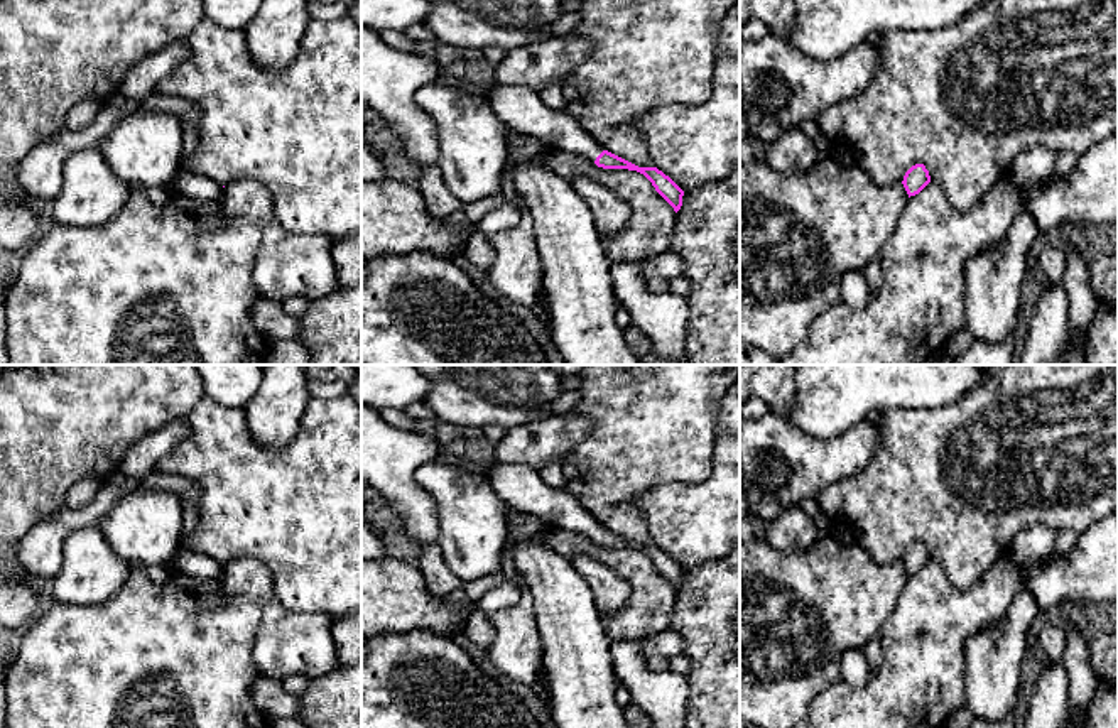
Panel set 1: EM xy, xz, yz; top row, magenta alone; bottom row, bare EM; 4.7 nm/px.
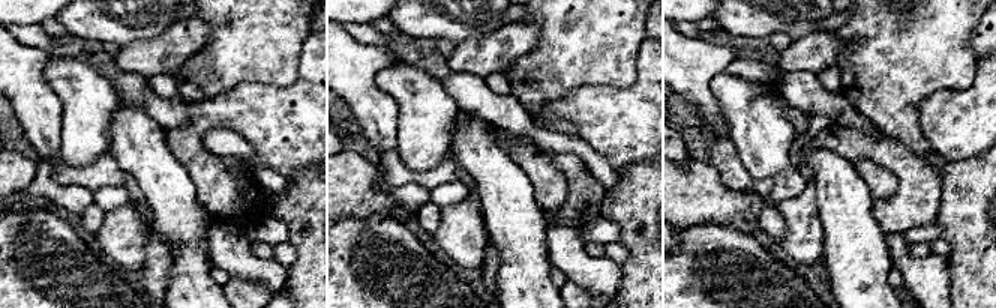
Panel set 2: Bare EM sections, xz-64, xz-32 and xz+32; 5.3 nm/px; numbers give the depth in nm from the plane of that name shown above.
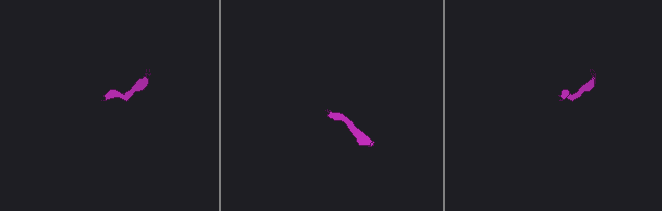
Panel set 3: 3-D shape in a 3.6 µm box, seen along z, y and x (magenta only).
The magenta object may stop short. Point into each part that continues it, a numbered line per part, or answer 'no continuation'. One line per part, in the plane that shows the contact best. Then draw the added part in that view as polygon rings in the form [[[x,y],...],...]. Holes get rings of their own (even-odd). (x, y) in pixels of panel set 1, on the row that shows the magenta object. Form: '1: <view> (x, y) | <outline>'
1: xz (521, 108) | [[[497,86],[488,100],[507,128],[522,137],[540,139],[591,162],[605,150],[569,113],[549,108],[535,90]]]

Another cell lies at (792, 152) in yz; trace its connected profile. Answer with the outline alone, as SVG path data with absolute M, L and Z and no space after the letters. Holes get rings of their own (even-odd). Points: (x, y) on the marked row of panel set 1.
M799 127L782 133L765 147L765 162L780 174L801 174L809 171L821 154L811 137Z

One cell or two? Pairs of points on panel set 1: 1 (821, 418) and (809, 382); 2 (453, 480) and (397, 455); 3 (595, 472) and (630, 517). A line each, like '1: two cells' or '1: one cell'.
1: one cell
2: two cells
3: one cell

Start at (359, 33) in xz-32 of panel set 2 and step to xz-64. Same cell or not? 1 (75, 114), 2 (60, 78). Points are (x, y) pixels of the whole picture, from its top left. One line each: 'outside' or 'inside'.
1: inside
2: inside

